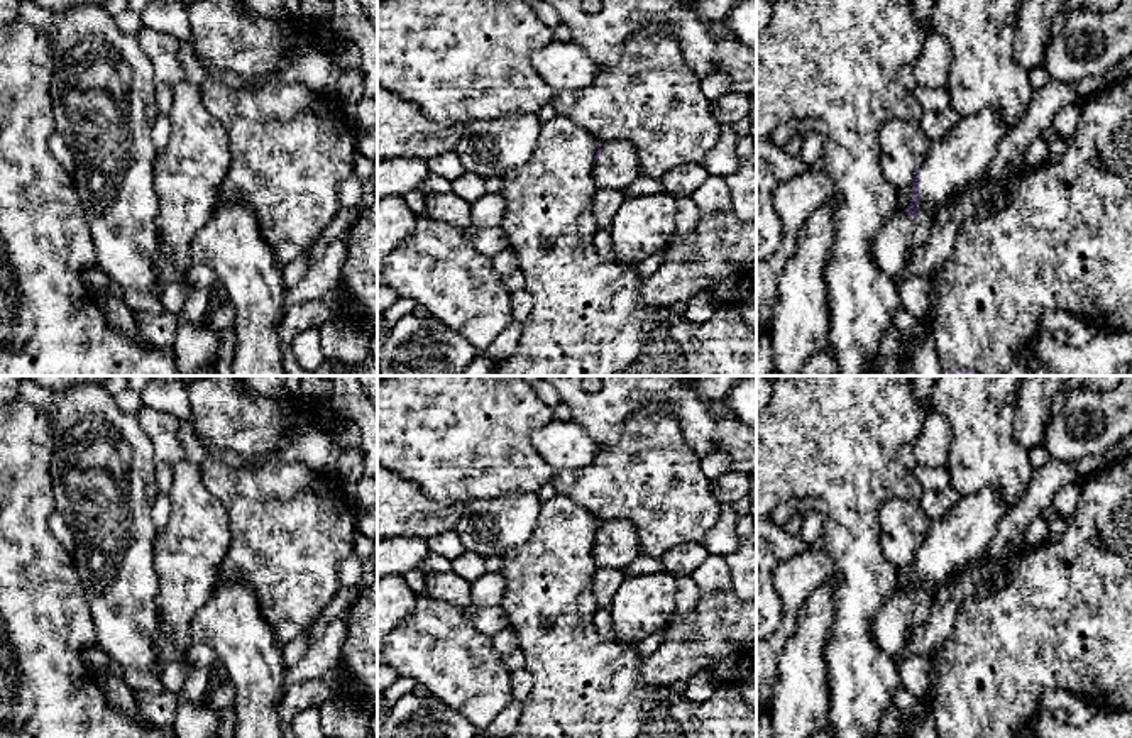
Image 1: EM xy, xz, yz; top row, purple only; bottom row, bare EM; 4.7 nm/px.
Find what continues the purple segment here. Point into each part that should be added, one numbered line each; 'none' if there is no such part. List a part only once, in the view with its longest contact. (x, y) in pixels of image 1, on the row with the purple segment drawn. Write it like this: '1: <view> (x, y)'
1: yz (963, 154)

